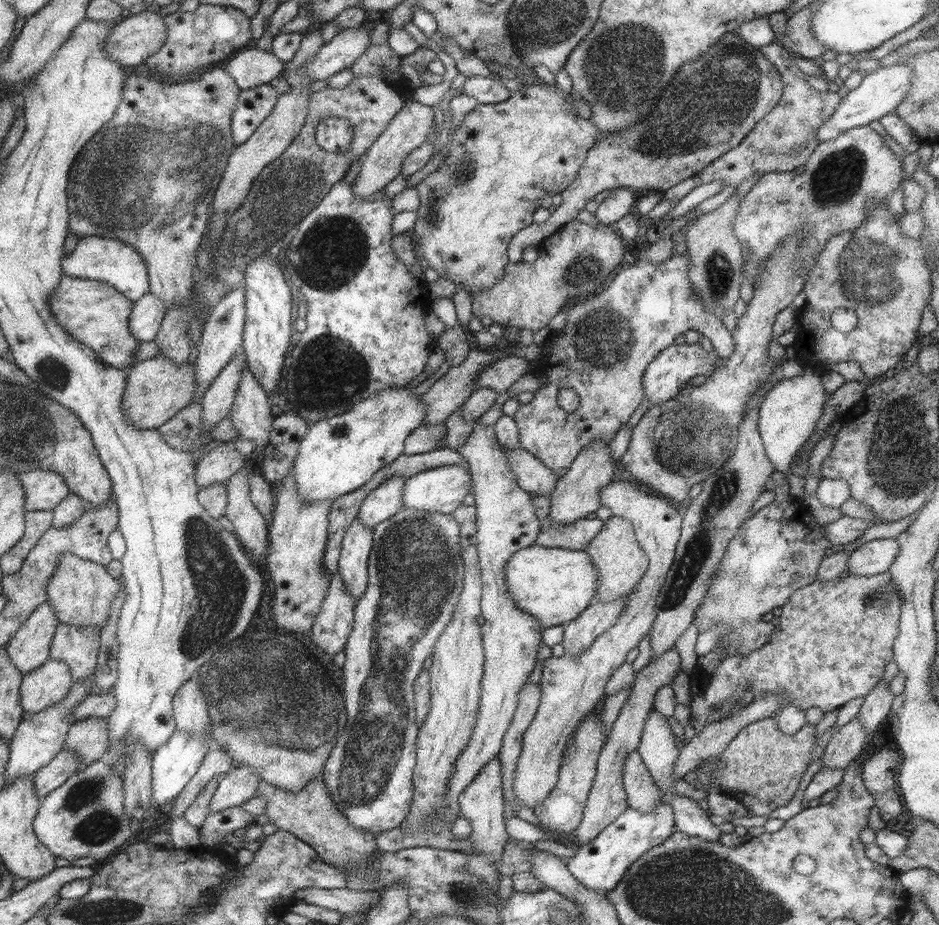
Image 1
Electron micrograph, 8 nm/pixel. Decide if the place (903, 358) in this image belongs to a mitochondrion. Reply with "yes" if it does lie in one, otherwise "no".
no

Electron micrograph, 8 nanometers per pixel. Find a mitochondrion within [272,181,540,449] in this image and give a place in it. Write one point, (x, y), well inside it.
(330, 373)

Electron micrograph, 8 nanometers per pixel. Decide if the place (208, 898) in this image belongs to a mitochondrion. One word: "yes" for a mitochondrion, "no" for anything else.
yes

